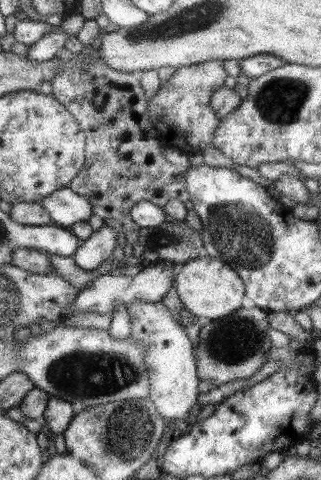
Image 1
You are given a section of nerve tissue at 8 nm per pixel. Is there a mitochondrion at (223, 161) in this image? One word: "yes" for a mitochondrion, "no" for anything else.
no

